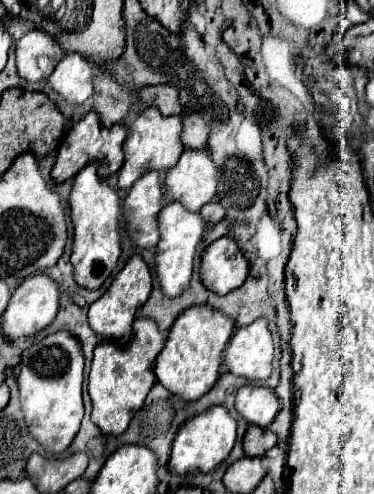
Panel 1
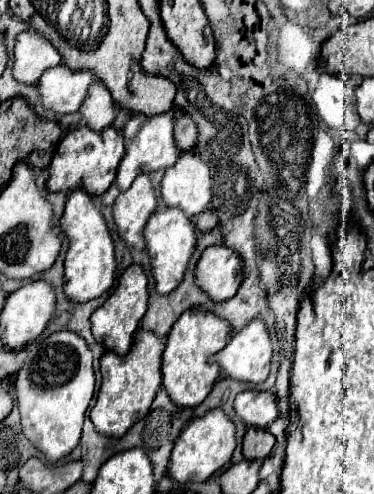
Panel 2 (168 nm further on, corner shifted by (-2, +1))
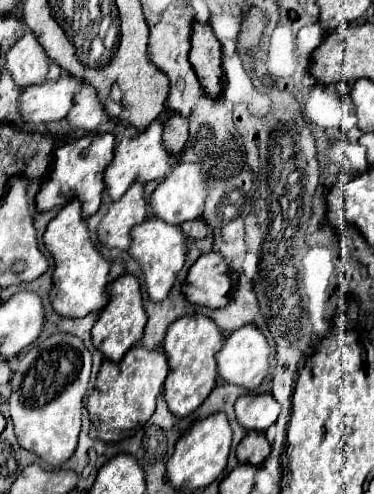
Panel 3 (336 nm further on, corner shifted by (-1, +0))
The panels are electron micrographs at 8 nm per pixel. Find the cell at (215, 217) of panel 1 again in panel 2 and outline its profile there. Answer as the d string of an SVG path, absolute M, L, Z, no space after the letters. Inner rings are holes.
M204 210L202 214L198 214L198 216L192 218L192 224L196 224L198 230L208 232L208 230L212 230L212 228L218 226L218 218L216 218L216 214L212 210Z

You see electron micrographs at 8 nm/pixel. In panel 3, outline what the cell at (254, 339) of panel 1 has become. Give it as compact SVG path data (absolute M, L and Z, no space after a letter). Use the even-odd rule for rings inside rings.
M245 325L233 331L217 353L219 375L227 383L253 391L269 373L269 353L265 335L255 325Z

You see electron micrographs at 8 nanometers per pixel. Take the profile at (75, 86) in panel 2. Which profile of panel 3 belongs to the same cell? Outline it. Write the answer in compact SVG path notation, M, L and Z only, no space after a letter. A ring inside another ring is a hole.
M61 75L57 81L45 81L43 85L25 87L19 101L19 111L23 113L23 119L31 123L65 119L79 85L79 79L71 75Z

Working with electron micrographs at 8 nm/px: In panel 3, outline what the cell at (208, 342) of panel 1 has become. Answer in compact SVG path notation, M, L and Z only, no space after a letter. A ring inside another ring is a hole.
M183 315L169 325L163 341L163 351L169 359L169 375L163 385L163 395L173 415L187 417L207 399L217 381L215 353L223 347L223 343L223 333L205 315Z

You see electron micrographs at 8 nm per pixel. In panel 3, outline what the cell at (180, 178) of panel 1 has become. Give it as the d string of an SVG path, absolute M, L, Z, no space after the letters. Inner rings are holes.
M179 163L153 191L151 207L163 221L181 225L201 217L205 197L207 183L201 167L195 163Z

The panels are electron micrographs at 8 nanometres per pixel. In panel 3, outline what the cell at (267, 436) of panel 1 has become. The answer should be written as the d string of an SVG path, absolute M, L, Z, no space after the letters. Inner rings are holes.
M249 431L237 447L237 461L249 465L261 465L271 453L271 443L263 431Z

